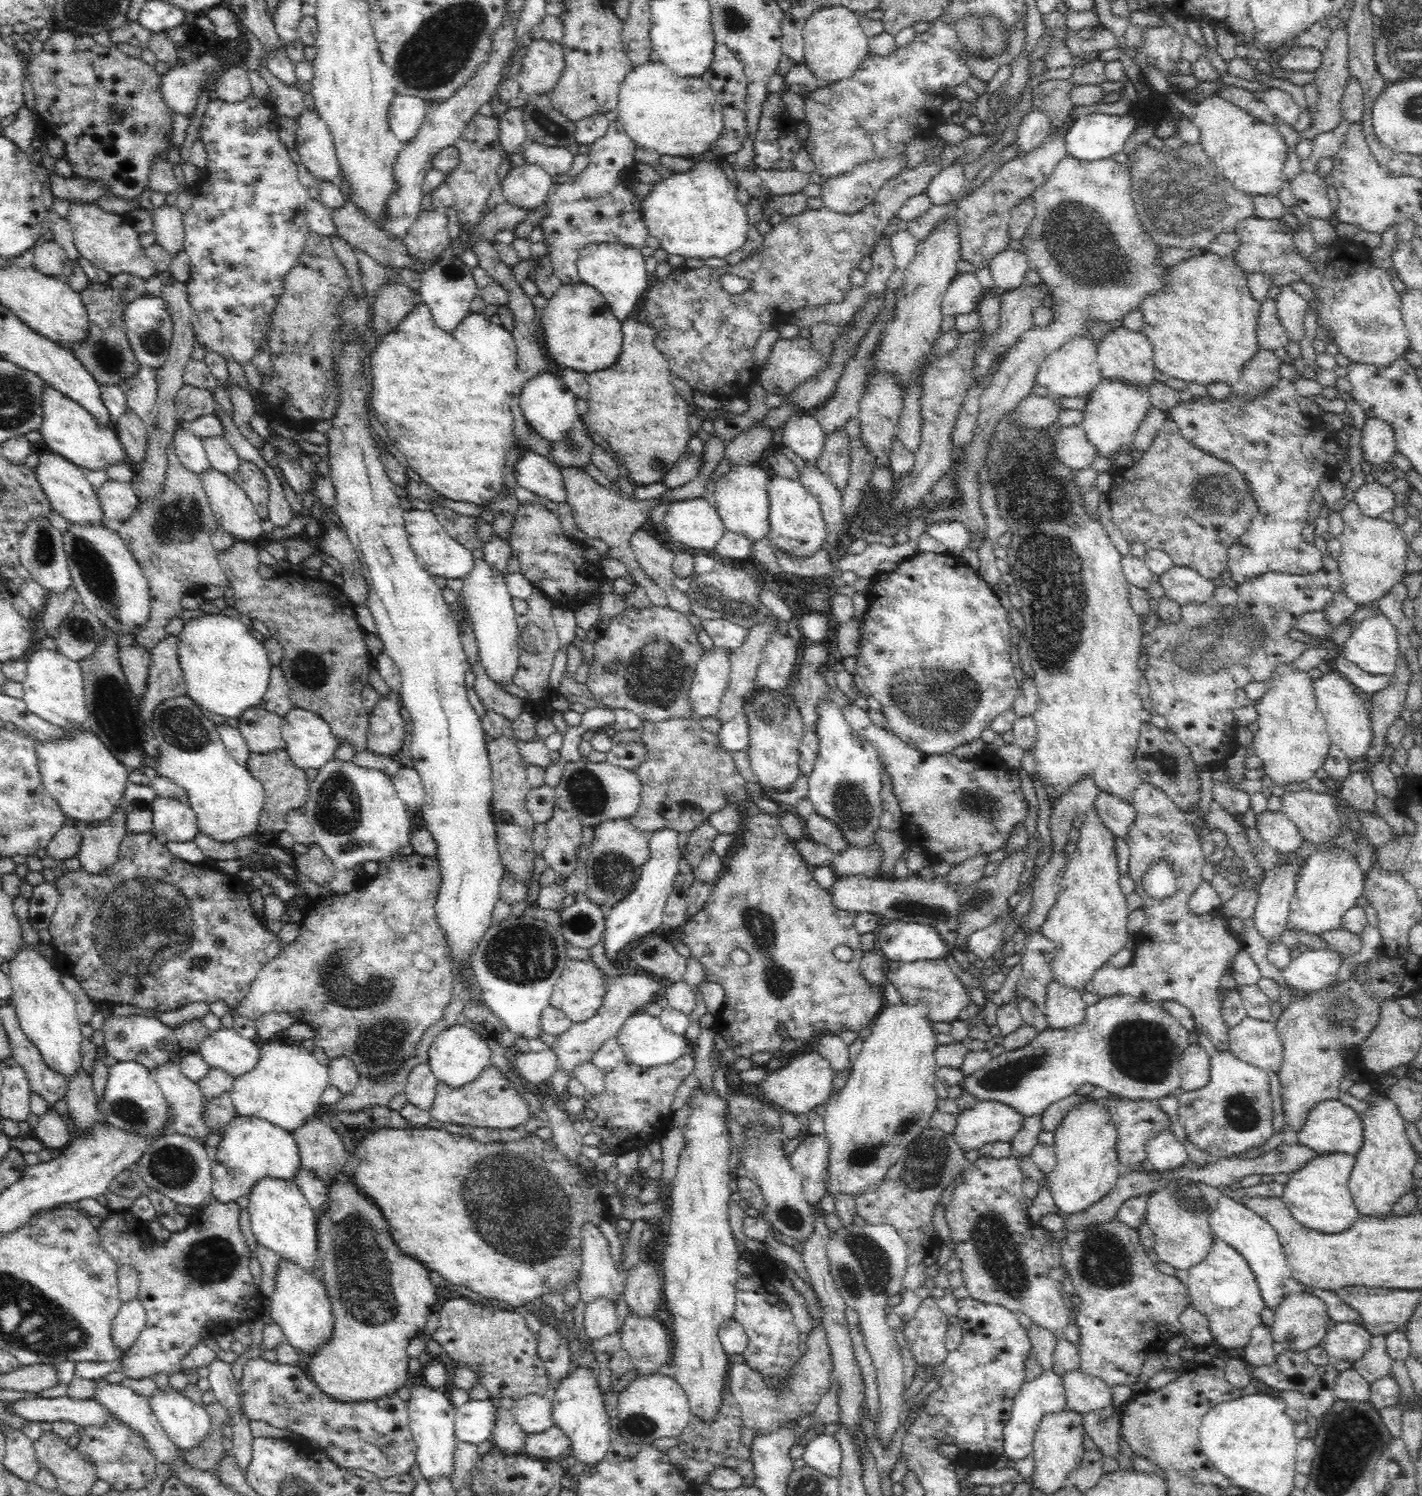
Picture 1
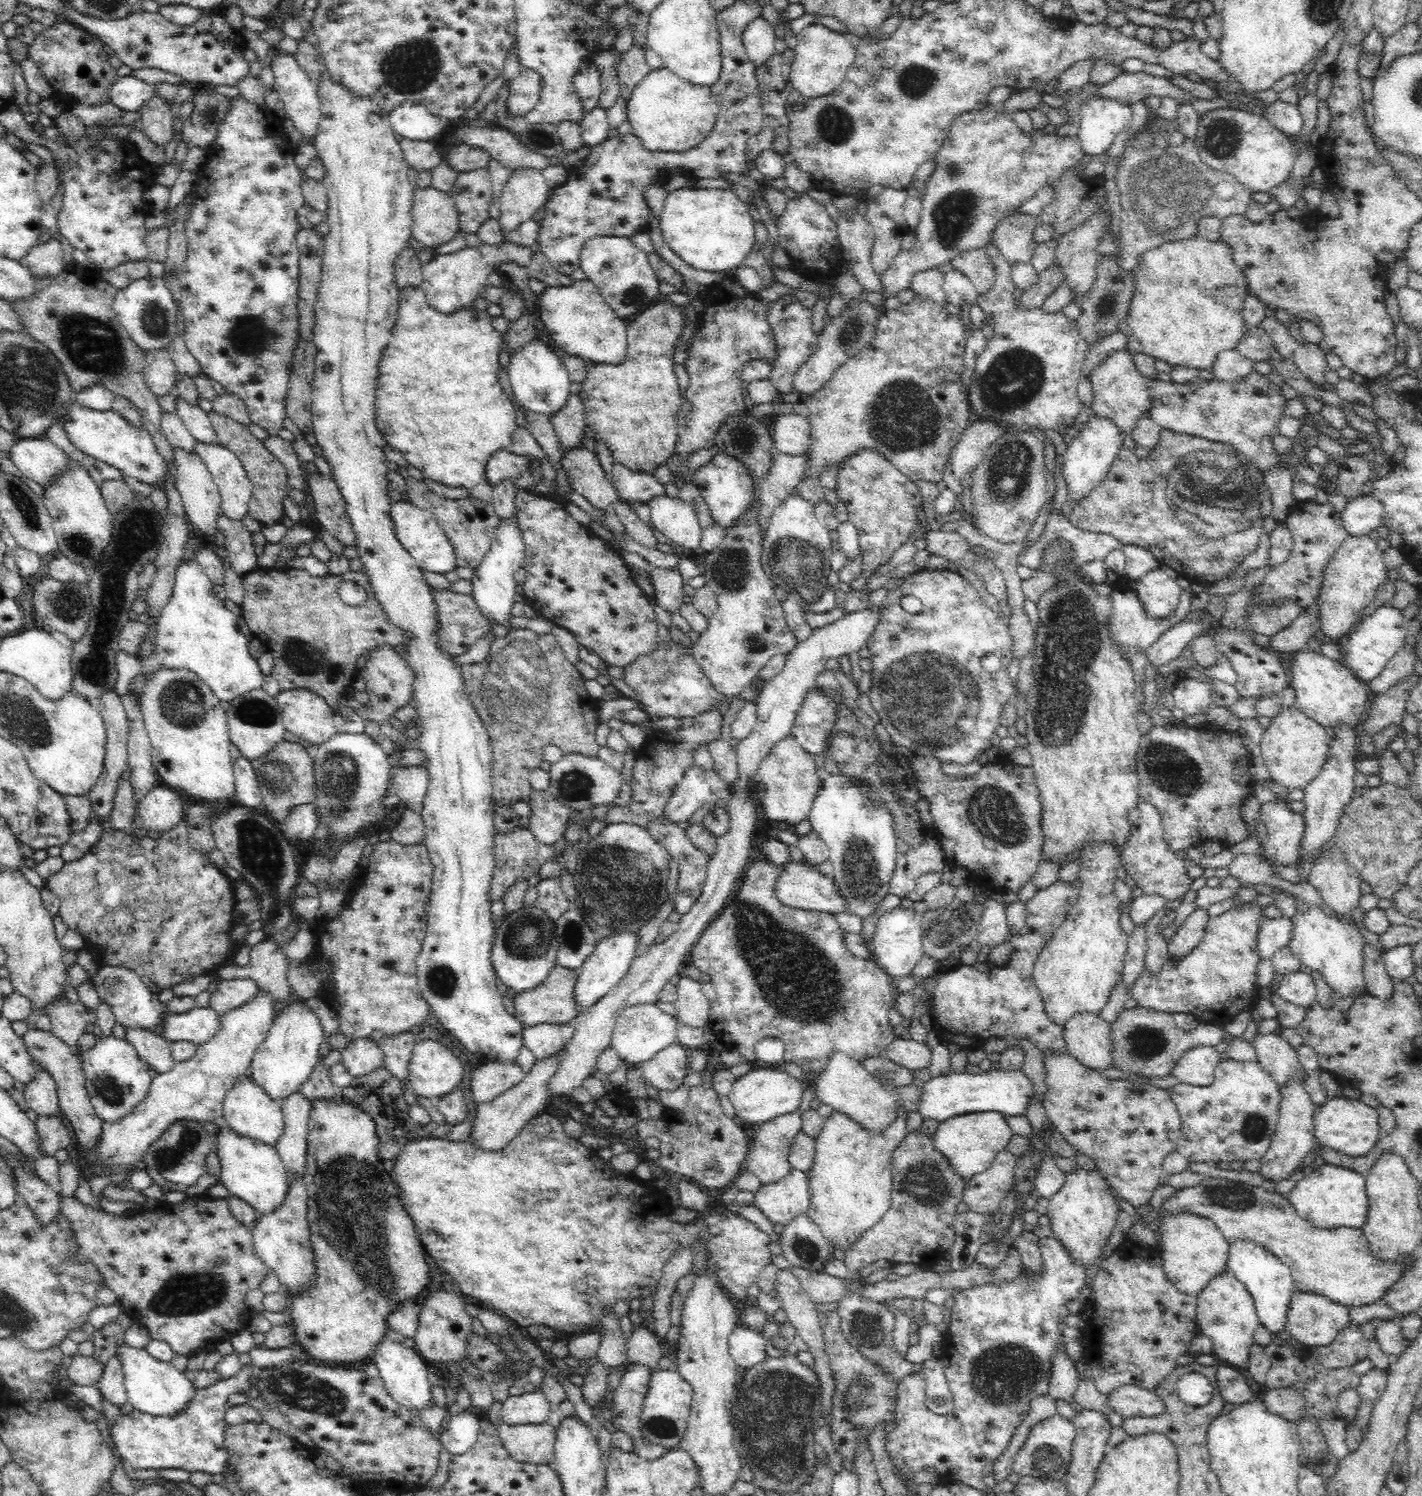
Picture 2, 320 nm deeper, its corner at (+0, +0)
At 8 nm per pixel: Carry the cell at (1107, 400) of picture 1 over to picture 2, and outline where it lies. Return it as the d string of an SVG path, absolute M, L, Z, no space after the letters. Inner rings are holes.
M1092 416L1078 435L1069 440L1068 449L1064 454L1063 477L1068 487L1068 496L1077 503L1092 489L1096 488L1106 477L1112 467L1116 455L1121 452L1124 438L1112 418Z

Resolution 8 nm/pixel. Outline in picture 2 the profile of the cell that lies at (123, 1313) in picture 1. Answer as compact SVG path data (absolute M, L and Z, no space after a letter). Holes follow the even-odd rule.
M115 1355L104 1366L104 1372L98 1379L98 1385L110 1403L122 1407L127 1402L126 1388L124 1387L124 1370L121 1356Z

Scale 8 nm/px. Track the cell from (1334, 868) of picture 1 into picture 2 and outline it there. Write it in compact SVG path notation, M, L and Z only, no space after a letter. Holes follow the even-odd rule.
M1310 906L1304 912L1296 912L1291 917L1292 935L1288 947L1295 956L1306 967L1322 974L1326 984L1332 989L1340 991L1342 995L1351 993L1358 989L1360 994L1364 994L1365 980L1363 979L1362 948L1364 948L1364 938L1359 934L1358 929L1350 919L1338 916L1328 916L1322 906Z

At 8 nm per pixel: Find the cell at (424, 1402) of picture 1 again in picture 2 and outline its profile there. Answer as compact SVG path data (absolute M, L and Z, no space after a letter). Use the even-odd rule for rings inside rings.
M385 1337L376 1348L371 1361L380 1372L380 1378L387 1392L400 1407L408 1411L424 1413L435 1406L434 1396L432 1396L433 1386L428 1378L430 1364L423 1360L415 1349L406 1348L397 1342L390 1342Z

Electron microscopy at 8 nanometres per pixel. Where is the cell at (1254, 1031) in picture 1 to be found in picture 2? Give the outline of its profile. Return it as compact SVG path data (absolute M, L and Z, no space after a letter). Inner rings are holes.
M1256 1034L1252 1042L1257 1062L1281 1086L1292 1076L1308 1078L1297 1059L1296 1049L1281 1035Z

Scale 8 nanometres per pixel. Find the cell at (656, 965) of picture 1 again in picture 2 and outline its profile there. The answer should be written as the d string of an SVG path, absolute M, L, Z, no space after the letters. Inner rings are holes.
M682 973L677 985L675 1008L681 1022L693 1028L709 1025L709 1008L711 1002L702 993L700 980L692 980L687 974Z

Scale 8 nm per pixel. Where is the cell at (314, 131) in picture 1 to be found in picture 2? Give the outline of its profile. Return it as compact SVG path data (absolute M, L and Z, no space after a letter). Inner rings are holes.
M276 52L276 58L271 62L273 71L274 89L279 94L280 102L283 103L284 117L288 117L303 136L303 142L312 142L318 132L322 118L321 104L319 101L317 83L300 68L296 60L290 54Z

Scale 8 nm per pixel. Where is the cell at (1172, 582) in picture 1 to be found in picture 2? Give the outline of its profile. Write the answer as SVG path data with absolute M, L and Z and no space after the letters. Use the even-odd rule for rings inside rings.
M1160 568L1150 570L1146 576L1142 576L1140 579L1129 579L1127 590L1134 592L1138 596L1140 602L1142 602L1142 606L1146 607L1146 613L1154 618L1164 618L1177 612L1183 592L1176 583L1176 578L1164 574Z

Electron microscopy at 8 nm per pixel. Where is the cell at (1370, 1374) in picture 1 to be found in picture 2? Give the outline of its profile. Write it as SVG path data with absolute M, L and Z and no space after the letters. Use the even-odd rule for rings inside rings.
M1374 1367L1372 1370L1368 1370L1366 1374L1360 1376L1357 1392L1359 1393L1361 1402L1356 1414L1355 1423L1360 1427L1362 1435L1366 1434L1374 1402L1382 1396L1382 1392L1386 1389L1386 1386L1387 1371L1385 1370Z

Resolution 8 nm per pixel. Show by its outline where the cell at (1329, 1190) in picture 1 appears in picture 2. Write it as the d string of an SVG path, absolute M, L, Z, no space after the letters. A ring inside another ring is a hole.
M1325 1163L1316 1171L1309 1170L1286 1197L1300 1217L1324 1230L1340 1227L1361 1228L1366 1222L1368 1199L1365 1175L1339 1165Z

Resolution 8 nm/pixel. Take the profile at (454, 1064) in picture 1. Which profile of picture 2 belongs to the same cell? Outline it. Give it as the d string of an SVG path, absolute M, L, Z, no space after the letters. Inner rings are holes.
M438 1040L417 1041L408 1064L408 1083L426 1098L448 1095L464 1078L458 1056Z

